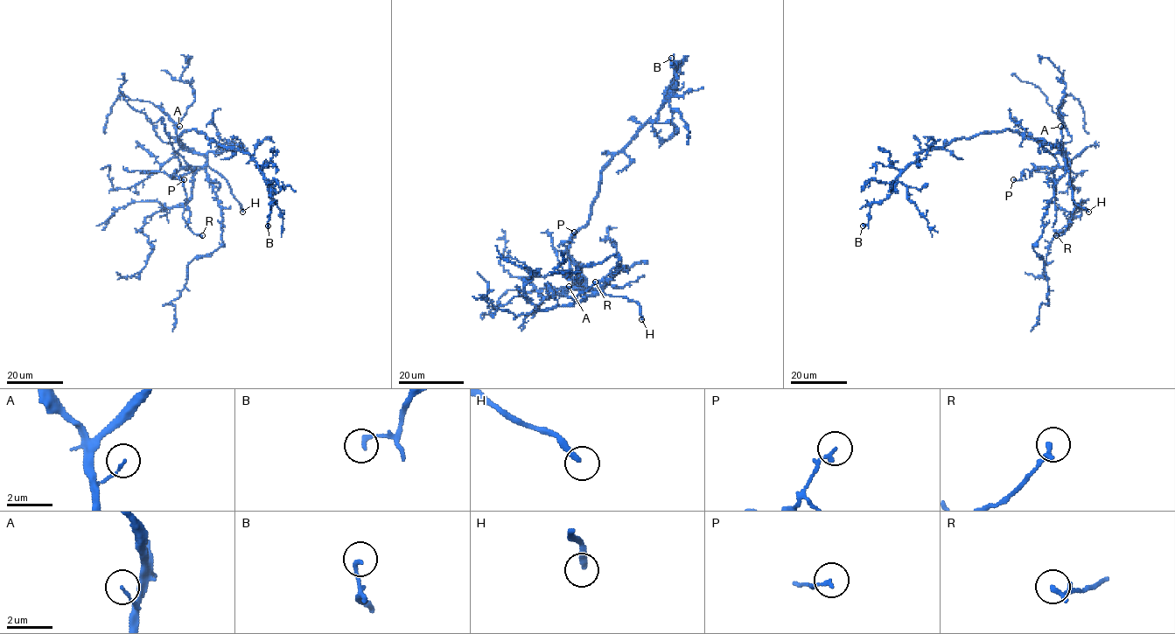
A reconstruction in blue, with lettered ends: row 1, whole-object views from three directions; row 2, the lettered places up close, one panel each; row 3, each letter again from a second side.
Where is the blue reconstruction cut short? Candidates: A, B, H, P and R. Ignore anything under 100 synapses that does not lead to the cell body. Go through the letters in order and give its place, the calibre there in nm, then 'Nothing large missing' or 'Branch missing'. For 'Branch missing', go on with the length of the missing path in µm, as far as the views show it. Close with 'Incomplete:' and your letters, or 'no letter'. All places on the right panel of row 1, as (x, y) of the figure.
A: Place: (1060, 126). Thickness 90 nm. Nothing large missing
B: Place: (863, 226). Thickness 170 nm. Nothing large missing
H: Place: (1088, 212). Thickness 260 nm. Branch missing. Missing length about 40 µm
P: Place: (1013, 179). Thickness 170 nm. Nothing large missing
R: Place: (1056, 235). Thickness 240 nm. Nothing large missing
Incomplete: H

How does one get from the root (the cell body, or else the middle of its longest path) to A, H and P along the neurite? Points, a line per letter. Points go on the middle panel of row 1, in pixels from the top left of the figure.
A: (571, 269), (575, 286), (571, 289), (565, 288), (569, 286)
H: (571, 269), (573, 282), (584, 289), (597, 289), (608, 295), (635, 301), (641, 319)
P: (571, 269), (579, 287), (599, 291), (588, 288), (581, 269), (566, 252), (563, 243), (574, 232)

